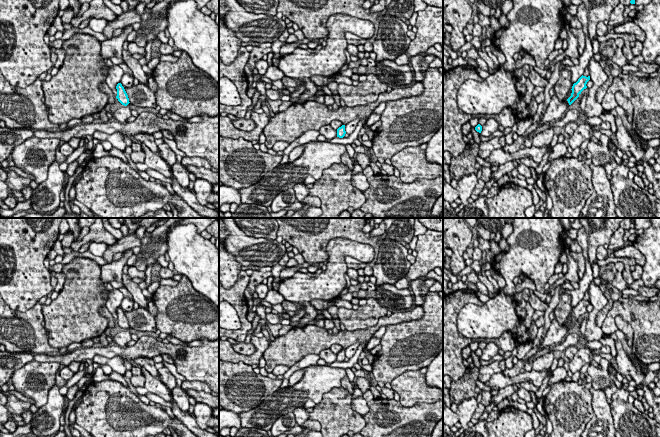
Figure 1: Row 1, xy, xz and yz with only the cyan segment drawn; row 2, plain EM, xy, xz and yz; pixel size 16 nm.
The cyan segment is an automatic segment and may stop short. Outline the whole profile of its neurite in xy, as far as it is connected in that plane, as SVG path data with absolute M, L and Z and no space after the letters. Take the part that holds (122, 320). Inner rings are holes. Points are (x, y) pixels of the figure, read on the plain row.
M118 307L117 310L116 310L116 313L117 313L117 320L116 320L116 322L118 323L118 325L122 329L127 330L130 326L129 326L128 319L127 319L124 311L122 310L122 308Z

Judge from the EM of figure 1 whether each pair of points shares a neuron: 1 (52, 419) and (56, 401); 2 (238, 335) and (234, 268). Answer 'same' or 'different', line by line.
1: same
2: different

